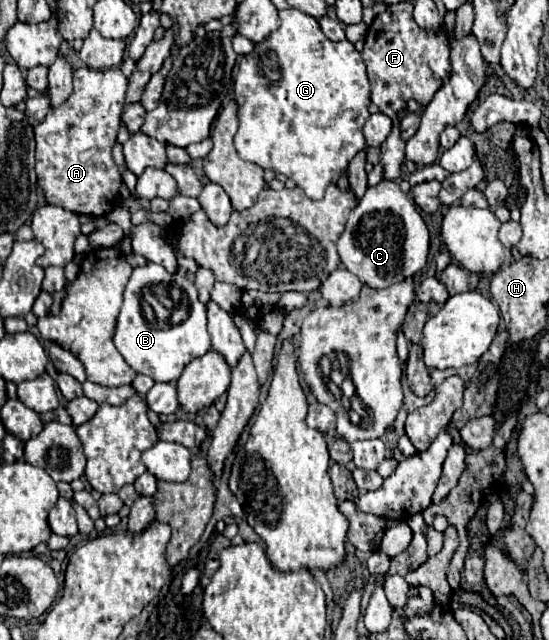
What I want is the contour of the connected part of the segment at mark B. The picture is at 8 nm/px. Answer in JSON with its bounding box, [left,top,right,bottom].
[114,263,210,383]

